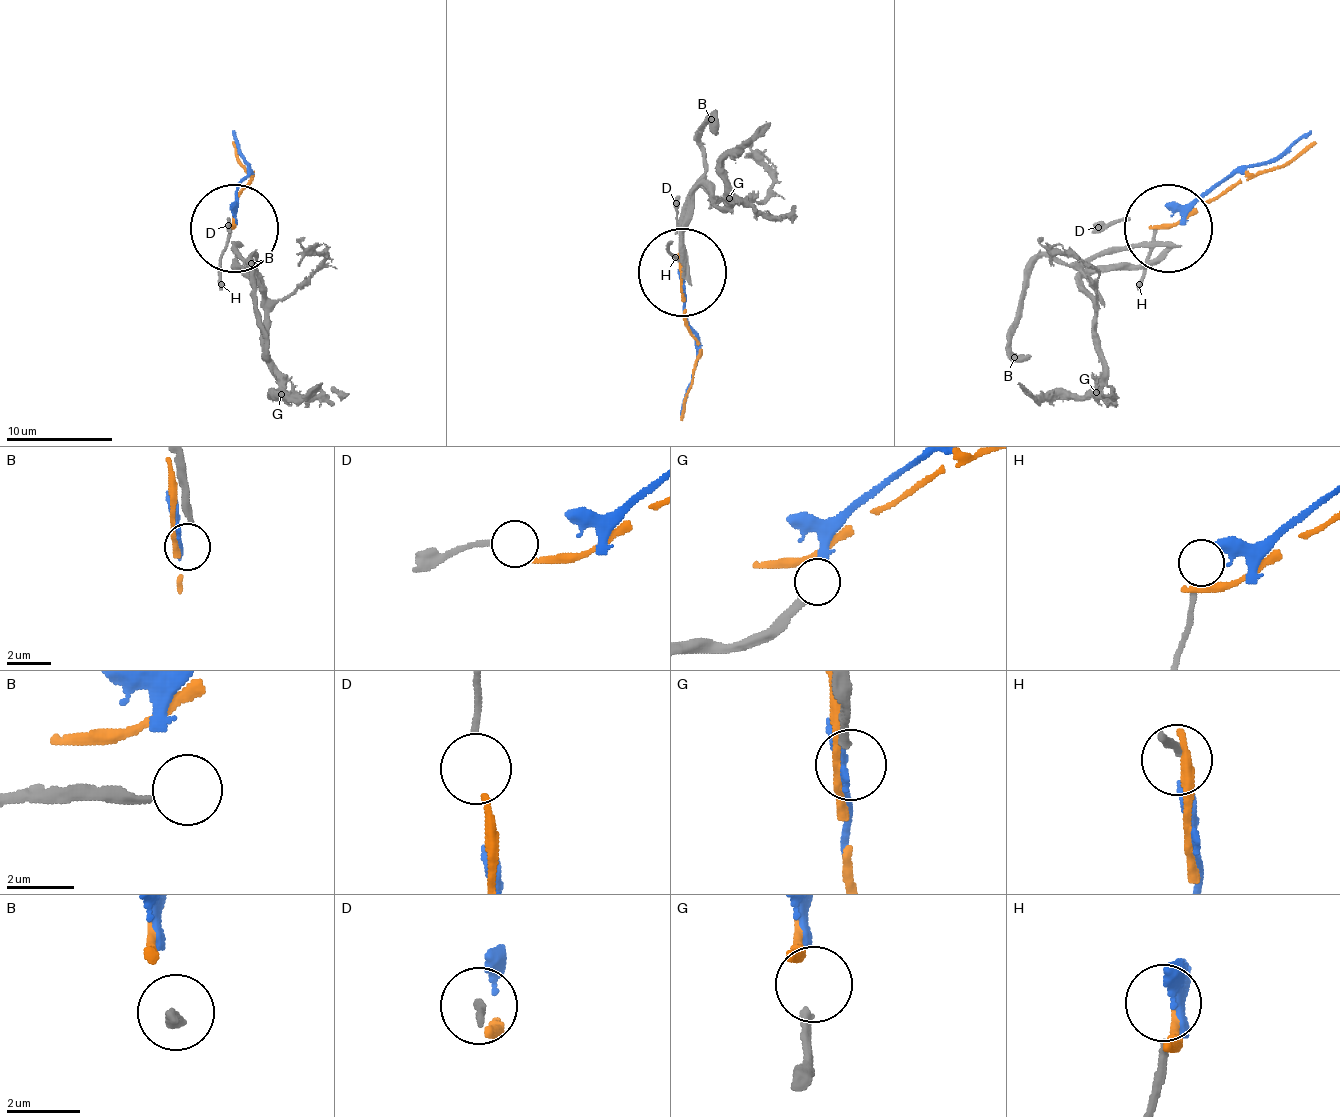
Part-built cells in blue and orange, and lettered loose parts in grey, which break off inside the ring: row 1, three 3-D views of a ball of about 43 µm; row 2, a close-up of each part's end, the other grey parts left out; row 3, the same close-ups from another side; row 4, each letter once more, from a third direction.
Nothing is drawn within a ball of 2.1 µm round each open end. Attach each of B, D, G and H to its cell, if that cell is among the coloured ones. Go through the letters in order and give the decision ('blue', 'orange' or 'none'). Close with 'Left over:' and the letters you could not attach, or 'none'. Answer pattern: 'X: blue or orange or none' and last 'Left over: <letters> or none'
B: none
D: orange
G: blue
H: none
Left over: B, H

